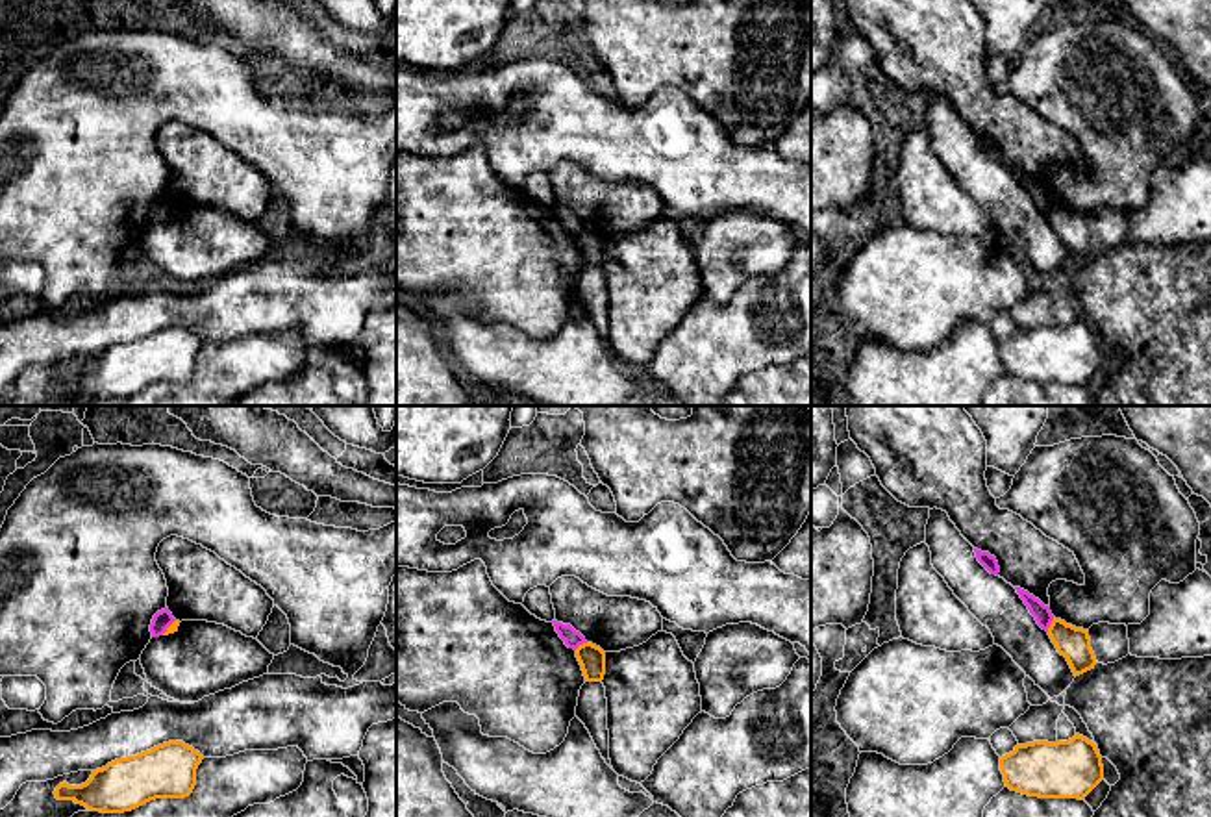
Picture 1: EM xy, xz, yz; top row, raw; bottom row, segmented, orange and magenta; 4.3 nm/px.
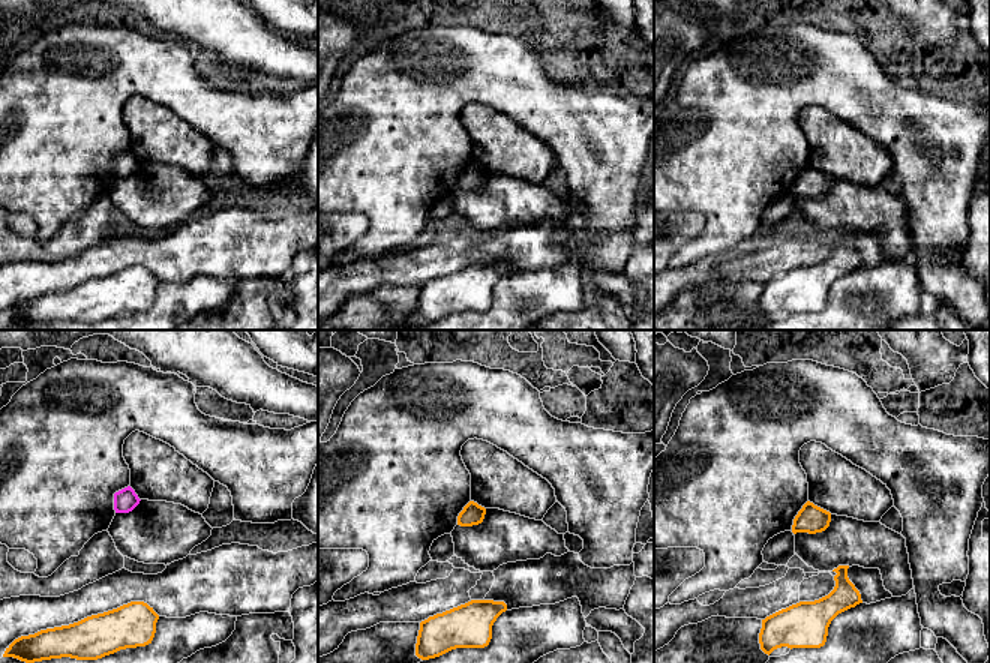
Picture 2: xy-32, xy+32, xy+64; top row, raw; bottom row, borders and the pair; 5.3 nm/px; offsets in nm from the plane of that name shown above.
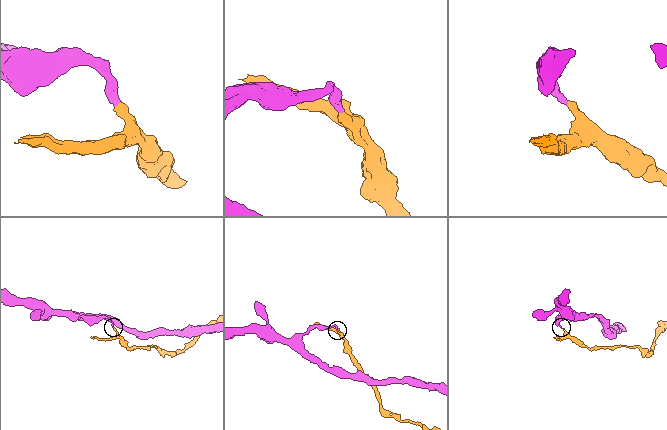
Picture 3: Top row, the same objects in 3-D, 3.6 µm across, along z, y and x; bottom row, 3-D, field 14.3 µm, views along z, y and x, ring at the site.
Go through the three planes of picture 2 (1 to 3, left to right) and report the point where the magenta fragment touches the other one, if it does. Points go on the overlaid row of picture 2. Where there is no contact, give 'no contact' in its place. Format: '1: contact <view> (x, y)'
1: no contact
2: no contact
3: no contact

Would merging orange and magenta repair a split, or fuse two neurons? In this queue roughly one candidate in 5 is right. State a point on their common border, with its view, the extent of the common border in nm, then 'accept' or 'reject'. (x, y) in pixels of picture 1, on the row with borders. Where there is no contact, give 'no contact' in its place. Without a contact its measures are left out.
meets orange in yz at (1050, 625); contact 70 nm long; reject

